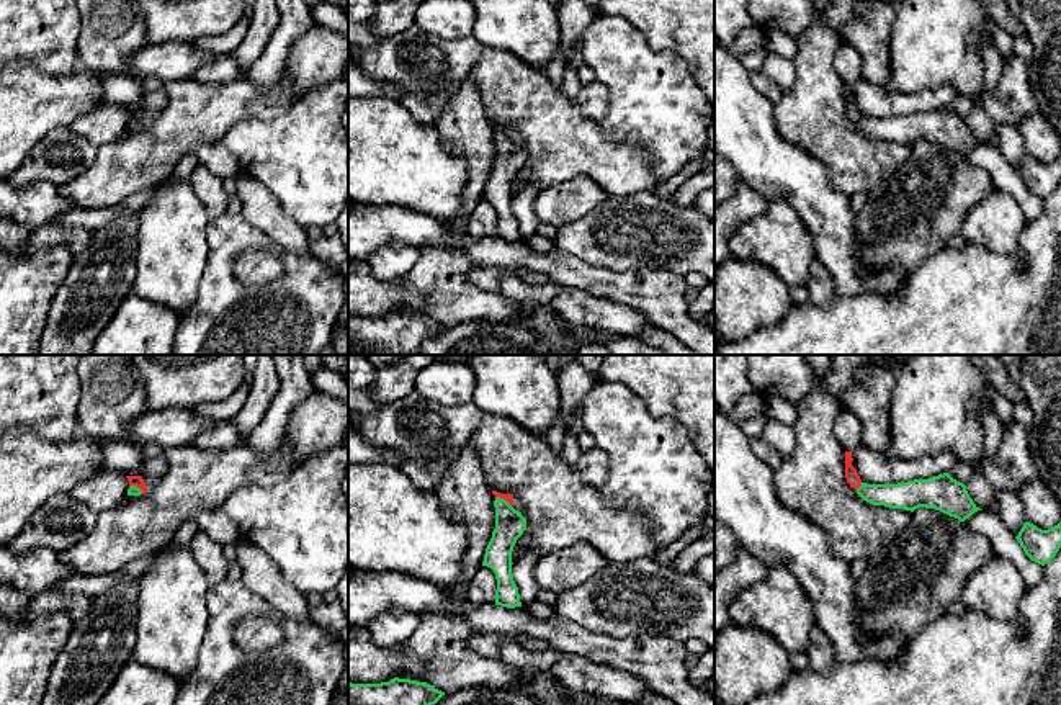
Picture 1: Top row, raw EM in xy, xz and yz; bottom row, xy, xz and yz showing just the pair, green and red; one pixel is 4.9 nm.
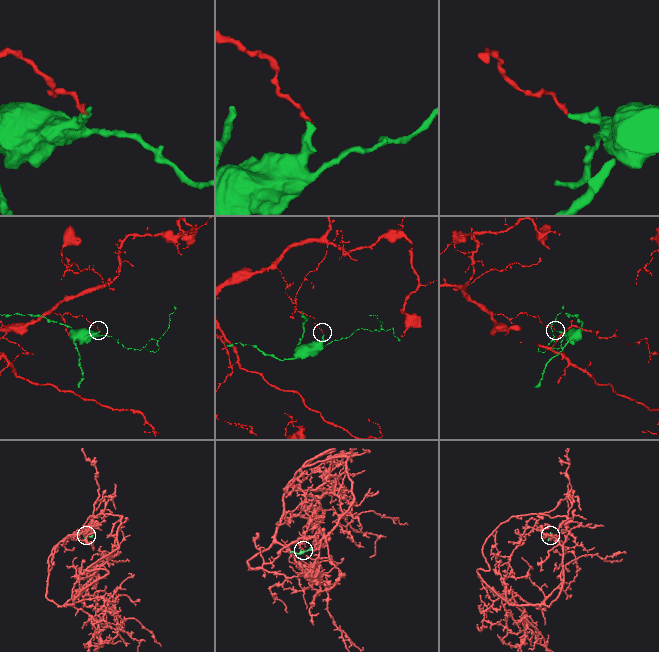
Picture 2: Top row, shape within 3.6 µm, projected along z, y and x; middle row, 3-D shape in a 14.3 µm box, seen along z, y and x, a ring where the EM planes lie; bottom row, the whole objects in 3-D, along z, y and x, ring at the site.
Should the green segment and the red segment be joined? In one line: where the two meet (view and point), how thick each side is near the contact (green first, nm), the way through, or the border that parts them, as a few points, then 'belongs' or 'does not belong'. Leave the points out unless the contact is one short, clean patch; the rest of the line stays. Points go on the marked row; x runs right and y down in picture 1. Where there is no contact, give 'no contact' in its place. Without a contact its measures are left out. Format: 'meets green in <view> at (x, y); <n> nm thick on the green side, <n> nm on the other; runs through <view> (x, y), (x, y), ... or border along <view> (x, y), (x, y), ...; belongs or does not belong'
meets green in yz at (860, 486); 140 nm thick on the green side, 70 nm on the other; border along yz (862, 483), (855, 489); does not belong

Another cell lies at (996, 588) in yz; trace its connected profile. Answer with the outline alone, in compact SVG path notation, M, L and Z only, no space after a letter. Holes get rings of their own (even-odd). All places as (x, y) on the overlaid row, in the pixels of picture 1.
M994 553L966 581L960 600L991 618L1015 620L1025 581L1007 558Z

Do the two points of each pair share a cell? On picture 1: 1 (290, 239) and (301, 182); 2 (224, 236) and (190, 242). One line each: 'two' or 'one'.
1: two
2: two

